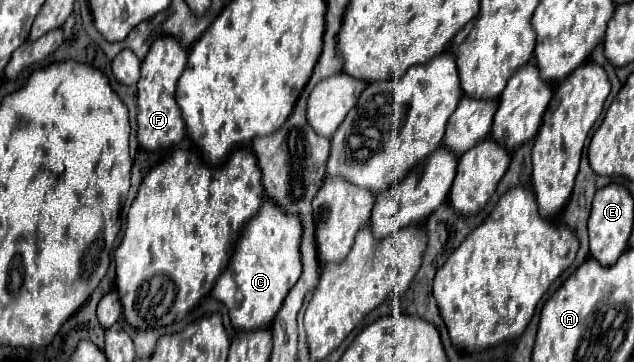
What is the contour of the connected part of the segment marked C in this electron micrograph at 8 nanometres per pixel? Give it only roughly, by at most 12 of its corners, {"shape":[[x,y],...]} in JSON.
{"shape":[[270,199],[212,297],[236,329],[270,327],[302,273],[300,219]]}

